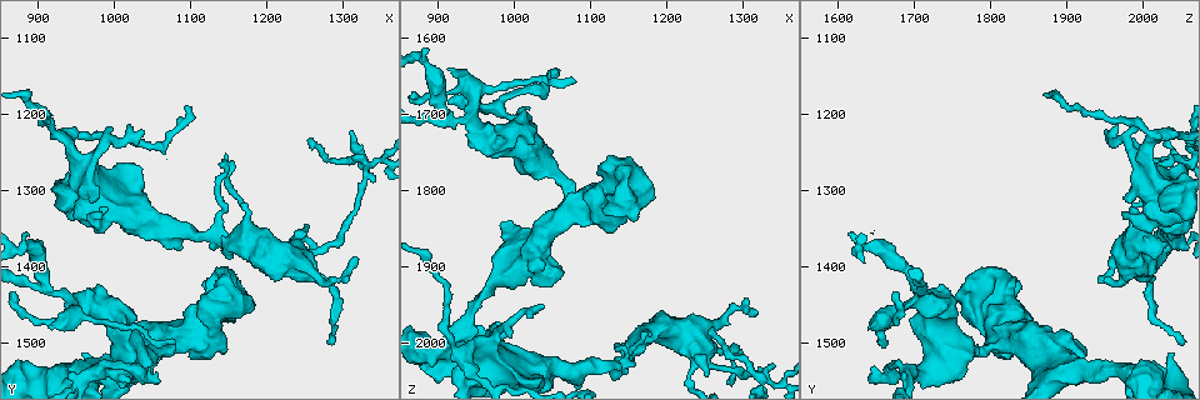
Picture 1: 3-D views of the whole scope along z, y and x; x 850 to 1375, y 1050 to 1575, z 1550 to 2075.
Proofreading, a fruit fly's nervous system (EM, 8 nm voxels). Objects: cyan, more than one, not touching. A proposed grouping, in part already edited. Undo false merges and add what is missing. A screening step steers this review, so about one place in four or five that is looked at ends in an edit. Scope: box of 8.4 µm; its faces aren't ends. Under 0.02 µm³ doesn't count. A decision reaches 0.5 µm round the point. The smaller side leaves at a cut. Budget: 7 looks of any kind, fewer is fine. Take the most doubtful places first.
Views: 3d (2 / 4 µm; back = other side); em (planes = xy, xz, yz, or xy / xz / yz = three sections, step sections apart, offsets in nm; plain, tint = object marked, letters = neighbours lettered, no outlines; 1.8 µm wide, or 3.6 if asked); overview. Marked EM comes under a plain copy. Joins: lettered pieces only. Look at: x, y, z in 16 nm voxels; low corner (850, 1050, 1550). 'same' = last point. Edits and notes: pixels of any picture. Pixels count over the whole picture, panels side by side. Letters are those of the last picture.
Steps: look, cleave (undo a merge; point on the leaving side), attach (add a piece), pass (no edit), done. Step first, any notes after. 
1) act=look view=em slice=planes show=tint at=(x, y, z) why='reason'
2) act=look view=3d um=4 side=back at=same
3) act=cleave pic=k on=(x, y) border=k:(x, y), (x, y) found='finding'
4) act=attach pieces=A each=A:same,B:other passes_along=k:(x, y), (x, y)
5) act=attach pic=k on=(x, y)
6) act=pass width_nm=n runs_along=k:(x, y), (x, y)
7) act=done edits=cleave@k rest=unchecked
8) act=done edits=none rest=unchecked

act=look view=3d um=2 at=(955, 1515, 2040) why='branch stops here'

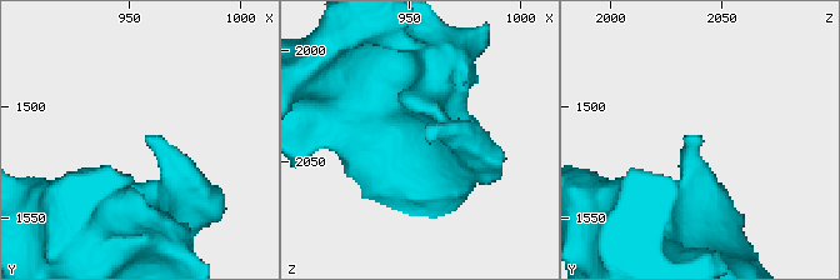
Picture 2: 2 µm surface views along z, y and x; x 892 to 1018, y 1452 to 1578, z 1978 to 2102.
act=look view=em um=3.6 slice=xy step=4 show=letters at=(956, 1513, 2036)

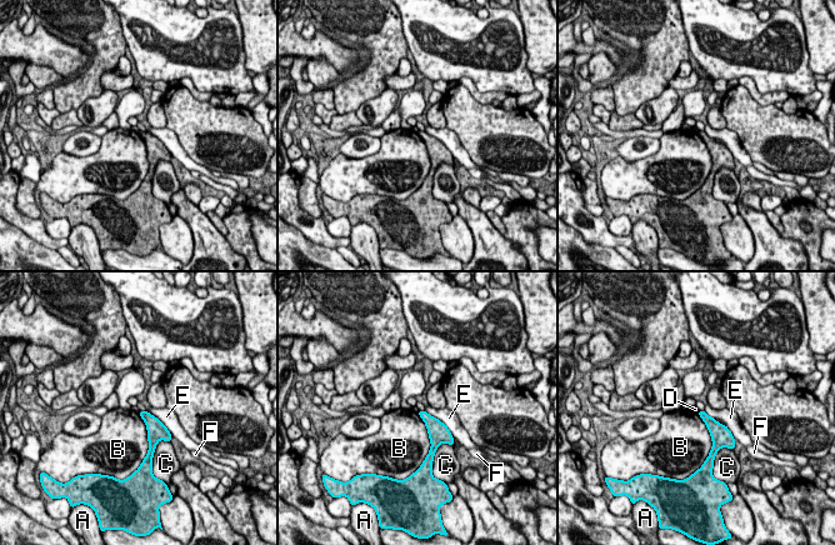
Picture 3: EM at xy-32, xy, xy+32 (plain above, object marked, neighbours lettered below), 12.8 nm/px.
act=pass each=A:other,B:other,C:other,D:other,E:other,F:other border=3:(138, 413), (146, 429), (146, 454) found='no lettered piece goes on from it'

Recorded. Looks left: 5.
act=look view=em slice=planes show=letters at=(985, 1330, 1975) why='free end'

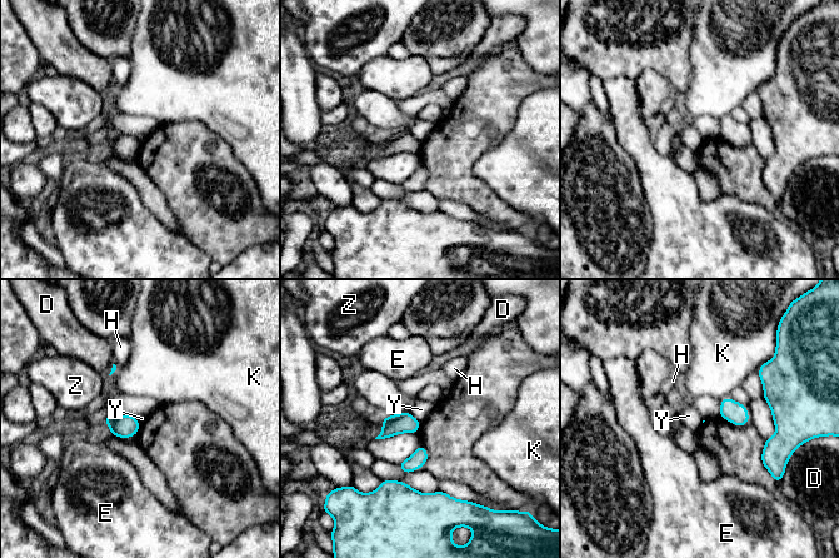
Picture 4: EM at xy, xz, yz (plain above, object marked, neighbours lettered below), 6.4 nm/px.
act=pass longest_contact=Y:120nm each=D:other,E:other,H:other,K:other,Y:other,Z:other border=4:(406, 412), (420, 422) found='no lettered piece goes on from it'

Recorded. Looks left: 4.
act=look view=3d um=2 side=back at=(1130, 1360, 2035) why='branch point'

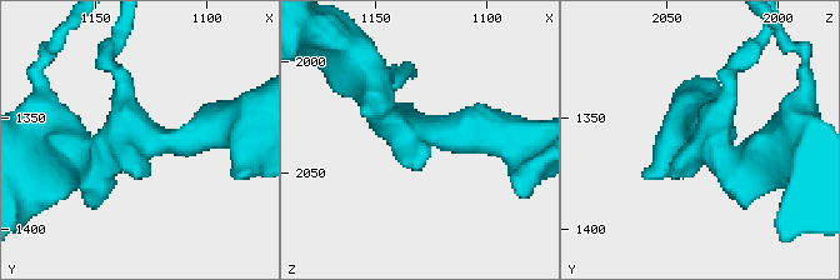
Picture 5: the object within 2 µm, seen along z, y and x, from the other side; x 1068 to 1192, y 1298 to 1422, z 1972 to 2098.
act=look view=em slice=xz step=4 show=tint at=(1127, 1360, 2032)

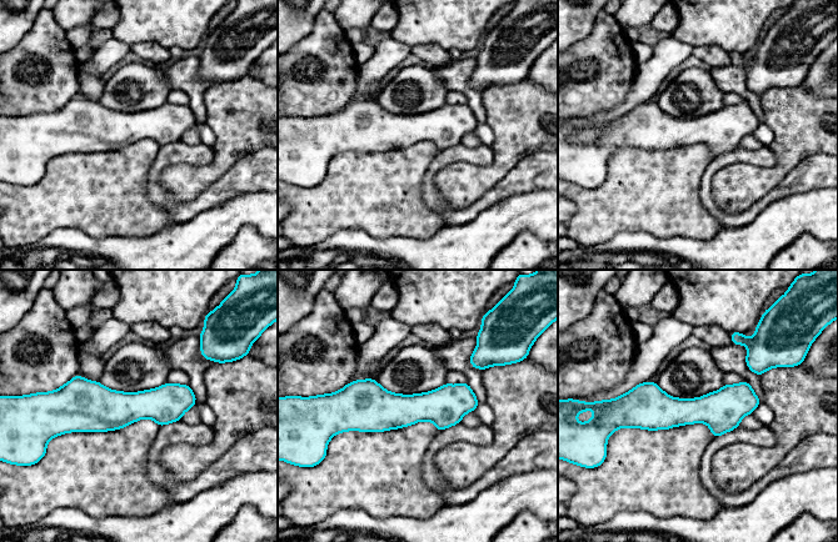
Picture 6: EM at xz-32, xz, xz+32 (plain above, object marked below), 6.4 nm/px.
act=look view=em slice=planes show=letters at=same why='another direction'

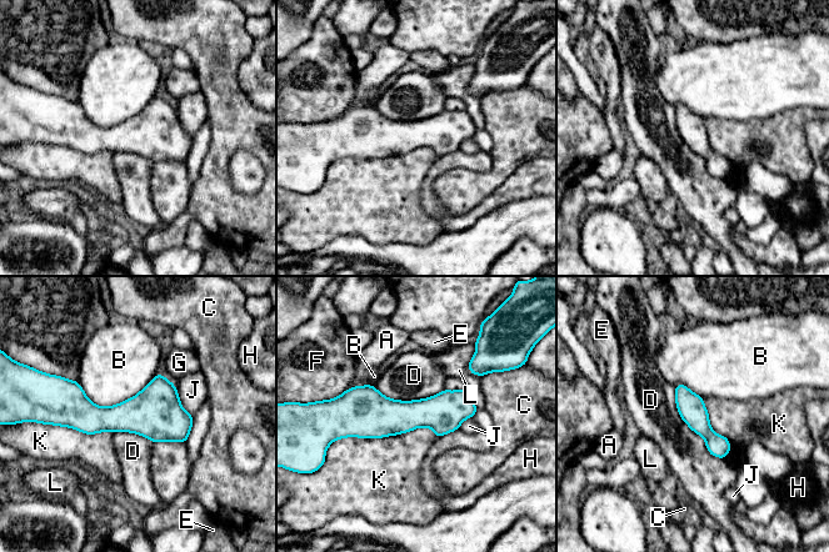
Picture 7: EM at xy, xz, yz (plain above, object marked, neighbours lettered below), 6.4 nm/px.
act=pass each=A:other,B:other,C:other,D:other,E:other,F:other,G:other,H:other,J:other,K:other,L:other border=7:(437, 436), (415, 427), (333, 441) found='all the same neuron'

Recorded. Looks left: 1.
act=done edits=none rest=unchecked

